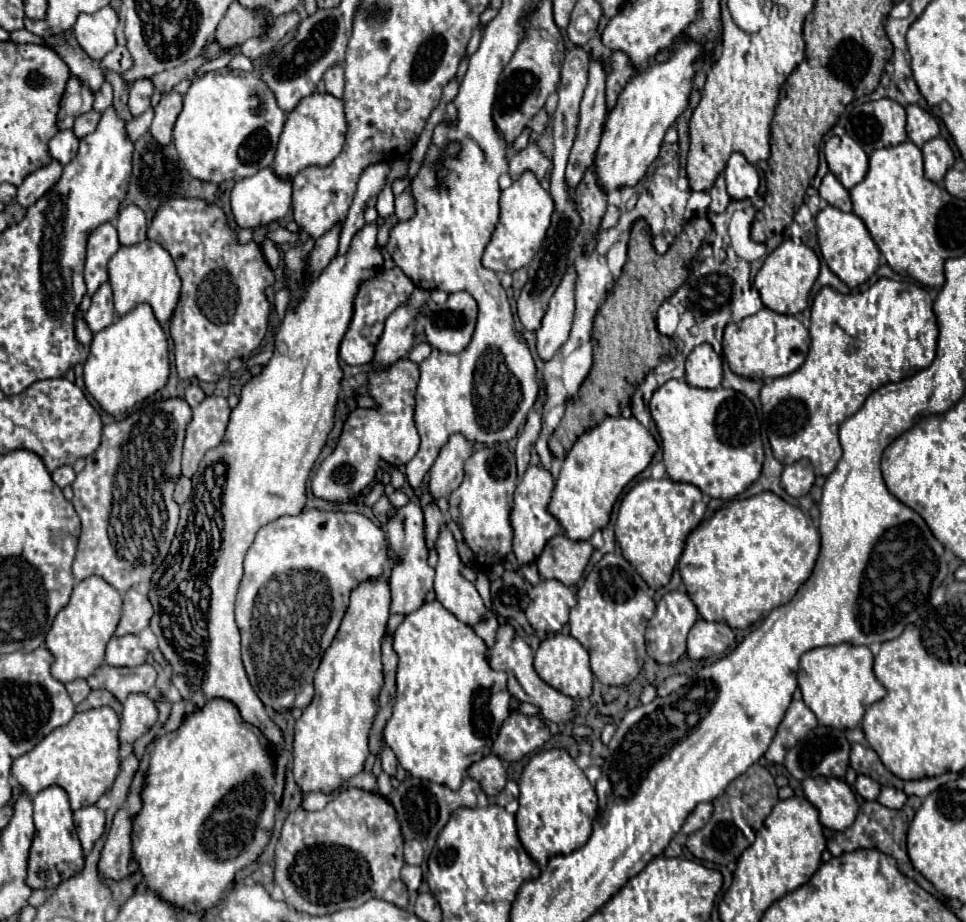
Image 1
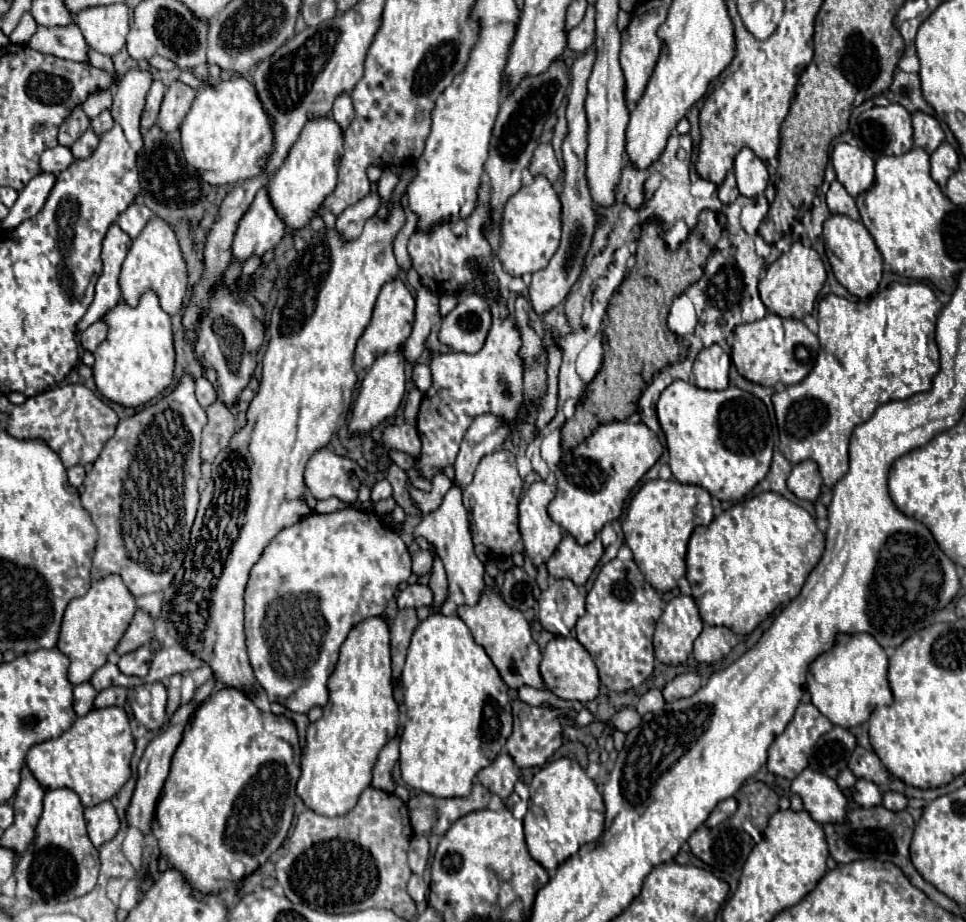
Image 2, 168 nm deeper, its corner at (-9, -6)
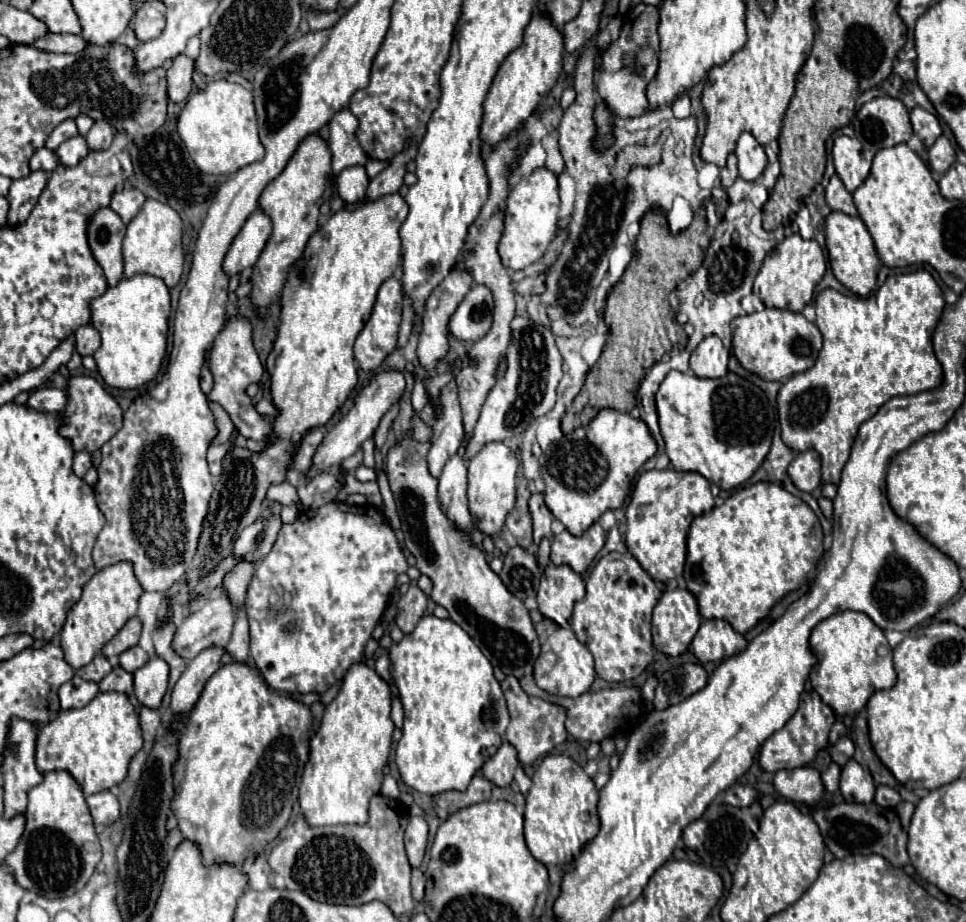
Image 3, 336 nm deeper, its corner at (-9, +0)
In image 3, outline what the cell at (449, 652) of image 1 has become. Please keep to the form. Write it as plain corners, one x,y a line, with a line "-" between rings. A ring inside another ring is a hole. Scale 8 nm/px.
435,615
421,617
417,627
405,635
401,643
391,645
389,659
393,663
393,679
405,709
403,737
399,739
395,751
401,779
407,787
425,795
437,795
451,789
465,791
475,771
499,749
509,725
505,697
493,675
489,659
481,653
465,629
451,619
439,619

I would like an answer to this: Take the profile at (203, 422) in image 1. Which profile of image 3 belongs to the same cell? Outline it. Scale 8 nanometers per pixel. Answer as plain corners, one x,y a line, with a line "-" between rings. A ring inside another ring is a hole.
209,401
209,409
213,411
215,415
215,427
217,427
217,435
213,437
211,445
223,445
223,443
229,443
233,431
235,431
235,425
229,417
229,413
219,405
219,403
213,403

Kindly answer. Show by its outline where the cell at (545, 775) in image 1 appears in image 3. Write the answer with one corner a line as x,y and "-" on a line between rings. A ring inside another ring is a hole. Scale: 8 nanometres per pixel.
547,755
533,775
533,787
527,793
525,841
531,855
543,865
567,865
583,845
599,833
597,815
599,791
593,779
567,755

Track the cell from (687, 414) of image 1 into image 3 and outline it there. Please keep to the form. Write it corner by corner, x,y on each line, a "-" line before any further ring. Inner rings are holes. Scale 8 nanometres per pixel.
669,371
655,395
655,401
659,411
661,435
667,447
667,457
677,471
695,471
721,489
735,489
747,479
751,479
751,475
761,467
765,455
769,453
775,429
773,407
757,385
741,379
735,373
727,373
719,379
699,379
693,373

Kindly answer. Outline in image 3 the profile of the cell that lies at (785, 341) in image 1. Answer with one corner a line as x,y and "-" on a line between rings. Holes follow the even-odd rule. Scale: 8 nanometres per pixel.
763,309
731,321
732,353
747,371
765,381
785,381
815,365
821,349
821,333
801,313
787,309

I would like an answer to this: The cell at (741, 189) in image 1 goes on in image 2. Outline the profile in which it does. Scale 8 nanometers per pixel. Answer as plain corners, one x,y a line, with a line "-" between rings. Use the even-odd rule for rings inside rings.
743,147
737,153
733,171
735,171
737,187
739,187
741,195
745,195
745,197
763,195
767,181
769,181
769,173
767,173
765,163
749,147

